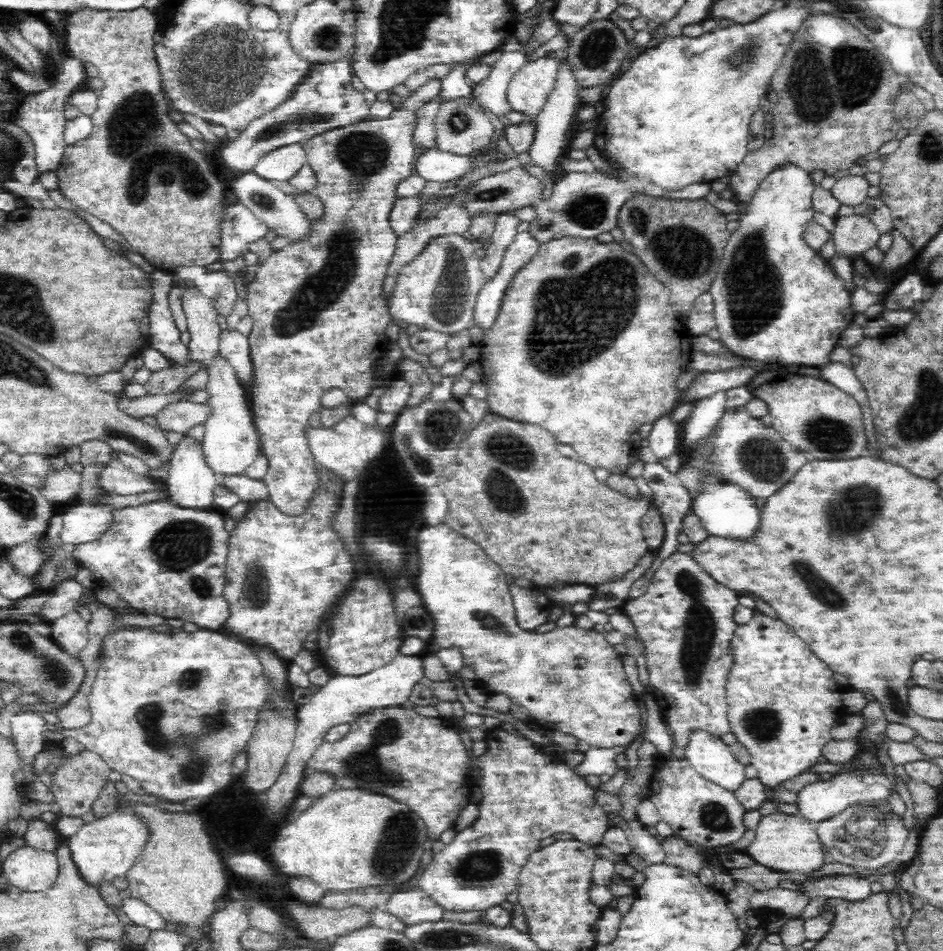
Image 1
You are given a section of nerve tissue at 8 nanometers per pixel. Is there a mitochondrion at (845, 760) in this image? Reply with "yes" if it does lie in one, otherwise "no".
no

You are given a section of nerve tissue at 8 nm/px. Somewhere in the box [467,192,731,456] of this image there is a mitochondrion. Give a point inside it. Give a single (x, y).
(583, 311)

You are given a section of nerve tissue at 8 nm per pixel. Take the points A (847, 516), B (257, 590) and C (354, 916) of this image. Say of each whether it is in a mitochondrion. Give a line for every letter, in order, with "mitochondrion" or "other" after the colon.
A: mitochondrion
B: mitochondrion
C: other

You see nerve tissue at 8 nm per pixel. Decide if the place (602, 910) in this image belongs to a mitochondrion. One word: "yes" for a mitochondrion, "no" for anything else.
no

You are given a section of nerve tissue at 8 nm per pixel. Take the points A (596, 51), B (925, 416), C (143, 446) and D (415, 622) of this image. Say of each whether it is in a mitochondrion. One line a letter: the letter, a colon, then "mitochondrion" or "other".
A: mitochondrion
B: mitochondrion
C: mitochondrion
D: mitochondrion

